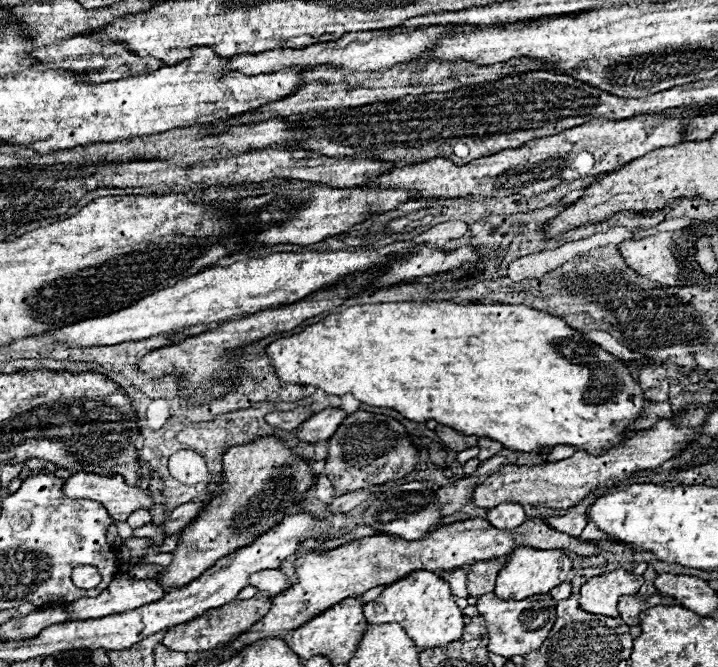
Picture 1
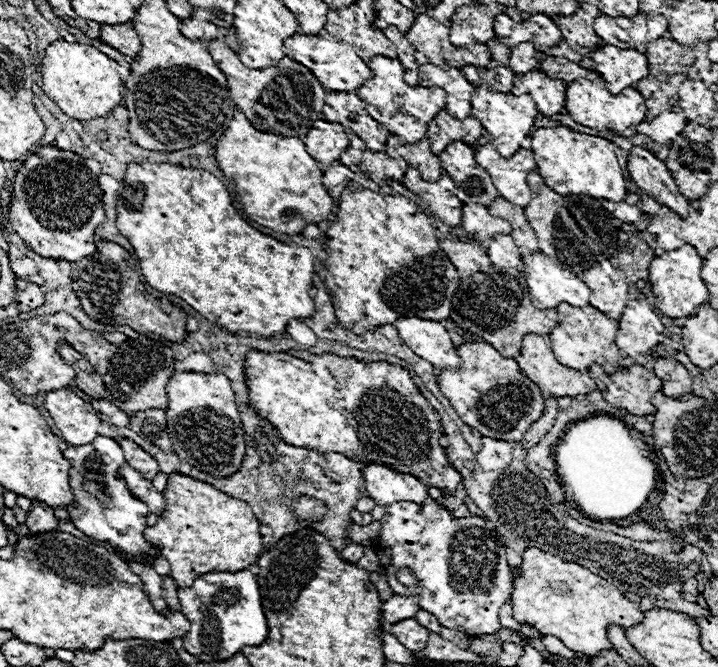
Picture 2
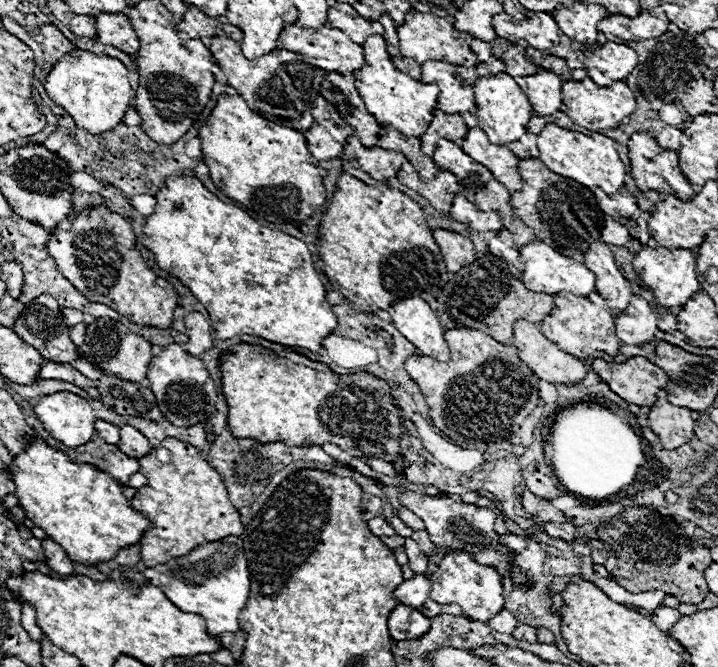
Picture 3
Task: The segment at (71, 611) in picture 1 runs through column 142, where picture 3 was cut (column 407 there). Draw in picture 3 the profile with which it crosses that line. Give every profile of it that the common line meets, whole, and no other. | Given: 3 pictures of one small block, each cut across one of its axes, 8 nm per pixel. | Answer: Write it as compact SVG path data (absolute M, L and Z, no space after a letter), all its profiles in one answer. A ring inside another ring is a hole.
M416 574L410 580L404 580L396 590L394 590L394 598L400 604L412 606L412 608L422 608L422 604L426 602L428 594L432 590L432 582L424 576L424 574Z

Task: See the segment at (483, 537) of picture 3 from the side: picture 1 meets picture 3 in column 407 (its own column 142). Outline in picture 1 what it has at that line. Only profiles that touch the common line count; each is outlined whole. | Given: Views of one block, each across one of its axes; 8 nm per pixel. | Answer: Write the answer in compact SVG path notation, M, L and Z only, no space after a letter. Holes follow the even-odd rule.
M74 472L62 486L68 498L90 498L102 502L114 520L126 520L138 508L150 508L154 502L146 490L128 486L122 476L100 476Z

